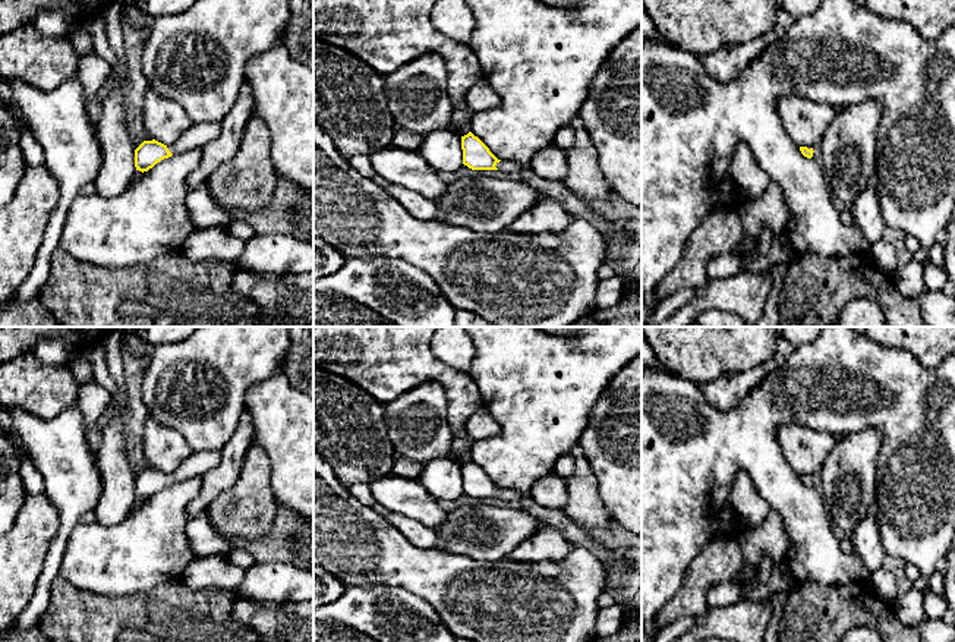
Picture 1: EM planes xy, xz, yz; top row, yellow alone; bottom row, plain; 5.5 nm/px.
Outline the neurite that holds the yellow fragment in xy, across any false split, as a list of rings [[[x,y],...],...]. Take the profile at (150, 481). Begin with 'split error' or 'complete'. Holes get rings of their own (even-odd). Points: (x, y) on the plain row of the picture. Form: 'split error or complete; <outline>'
split error; [[[193,450],[192,454],[173,473],[164,473],[155,468],[144,469],[135,478],[135,495],[148,500],[157,491],[177,481],[204,476],[209,469],[220,463],[221,451]]]

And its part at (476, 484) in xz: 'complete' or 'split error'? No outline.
split error

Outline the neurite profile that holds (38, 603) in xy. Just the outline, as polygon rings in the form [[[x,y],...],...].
[[[78,400],[53,419],[37,418],[19,407],[4,410],[42,473],[45,495],[60,516],[60,528],[50,544],[34,595],[15,623],[19,630],[28,630],[38,626],[48,607],[50,589],[59,576],[70,532],[83,513],[97,509],[103,478],[88,443],[86,421]]]

